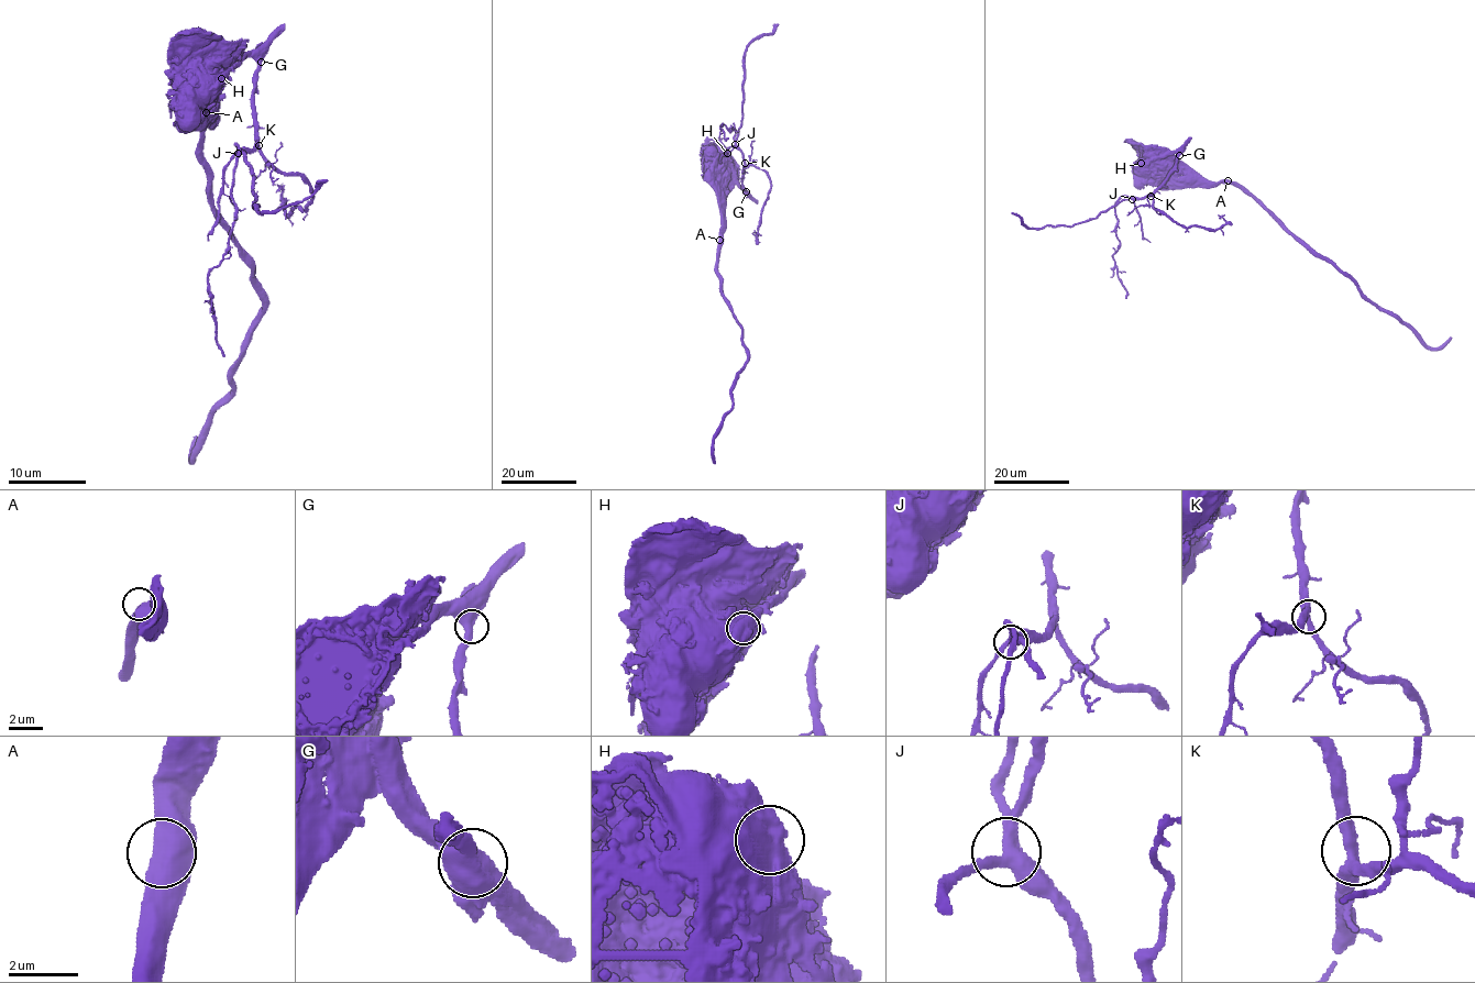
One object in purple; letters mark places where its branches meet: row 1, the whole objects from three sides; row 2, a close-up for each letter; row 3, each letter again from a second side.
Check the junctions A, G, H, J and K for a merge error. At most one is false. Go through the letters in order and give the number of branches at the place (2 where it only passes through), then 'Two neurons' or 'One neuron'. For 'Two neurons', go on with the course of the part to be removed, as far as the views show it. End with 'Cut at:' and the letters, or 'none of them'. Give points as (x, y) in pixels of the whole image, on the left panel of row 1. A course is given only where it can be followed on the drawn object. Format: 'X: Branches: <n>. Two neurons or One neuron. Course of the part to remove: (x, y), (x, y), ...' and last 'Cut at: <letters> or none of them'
A: Branches: 2. One neuron
G: Branches: 2. One neuron
H: Branches: 1. Two neurons. Course of the part to remove: (222, 77), (239, 59), (256, 62), (256, 140), (239, 151), (251, 164), (259, 211), (310, 197), (326, 179)
J: Branches: 3. One neuron
K: Branches: 3. One neuron
Cut at: H

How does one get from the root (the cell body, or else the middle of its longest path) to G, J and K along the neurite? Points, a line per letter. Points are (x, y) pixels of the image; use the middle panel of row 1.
G: (721, 239), (726, 192), (735, 184), (746, 191)
J: (721, 239), (725, 195), (735, 184), (744, 189), (744, 156), (735, 144)
K: (721, 239), (724, 197), (735, 184), (744, 189), (745, 163)

